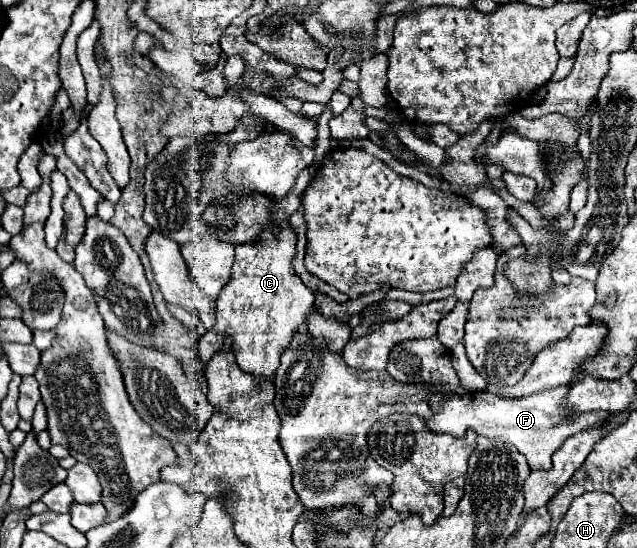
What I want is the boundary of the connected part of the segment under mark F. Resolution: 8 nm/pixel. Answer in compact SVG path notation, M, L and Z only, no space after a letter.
M561 385L523 399L499 397L487 391L473 393L473 399L469 395L459 397L459 395L429 393L427 401L433 409L433 415L425 421L435 433L449 433L453 437L465 437L467 431L475 431L477 435L485 437L501 437L509 445L515 445L527 457L531 469L551 469L551 457L565 443L565 439L585 429L603 427L613 417L613 413L605 411L575 413L573 409L565 407L563 399L567 397L567 389L569 385Z

